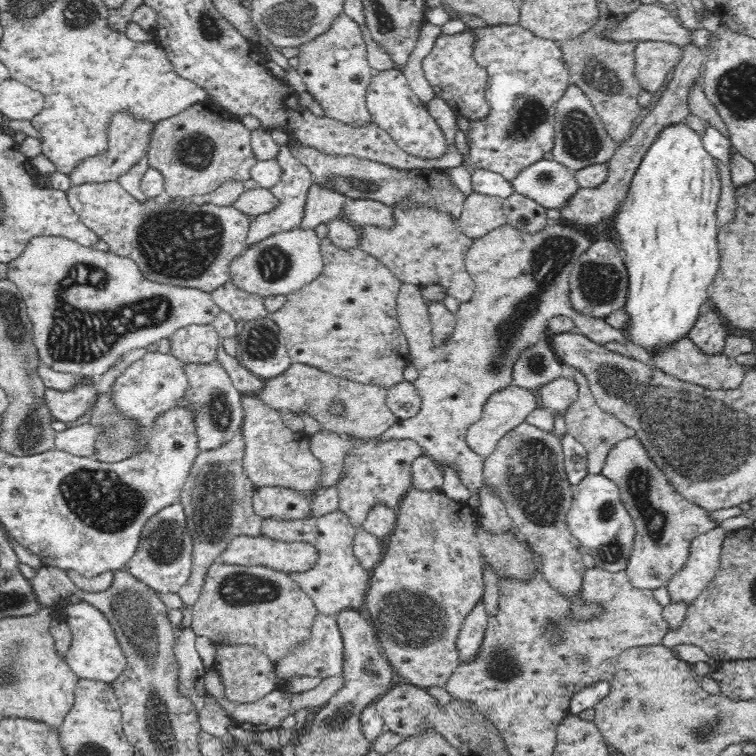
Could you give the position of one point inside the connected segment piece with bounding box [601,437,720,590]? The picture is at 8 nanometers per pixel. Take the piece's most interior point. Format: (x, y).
(666, 523)

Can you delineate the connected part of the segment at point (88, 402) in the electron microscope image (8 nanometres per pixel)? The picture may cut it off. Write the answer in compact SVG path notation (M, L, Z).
M86 379L65 391L46 387L44 402L50 409L50 414L56 421L64 423L76 421L80 416L84 416L95 401L96 383L97 381Z

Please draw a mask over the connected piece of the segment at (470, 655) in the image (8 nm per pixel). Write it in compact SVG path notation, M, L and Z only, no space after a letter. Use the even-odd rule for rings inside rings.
M480 600L470 614L464 618L459 634L457 635L456 646L459 654L459 662L472 662L482 646L484 632L488 624L488 618L483 600Z

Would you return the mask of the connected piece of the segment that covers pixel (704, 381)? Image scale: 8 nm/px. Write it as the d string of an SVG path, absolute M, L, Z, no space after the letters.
M688 337L680 338L666 347L660 353L655 351L650 355L650 358L656 363L658 369L681 381L703 386L710 390L732 390L738 388L744 380L747 371L745 366L741 366L734 358L726 357L724 354L714 354L714 356L703 354L697 349L696 343Z

